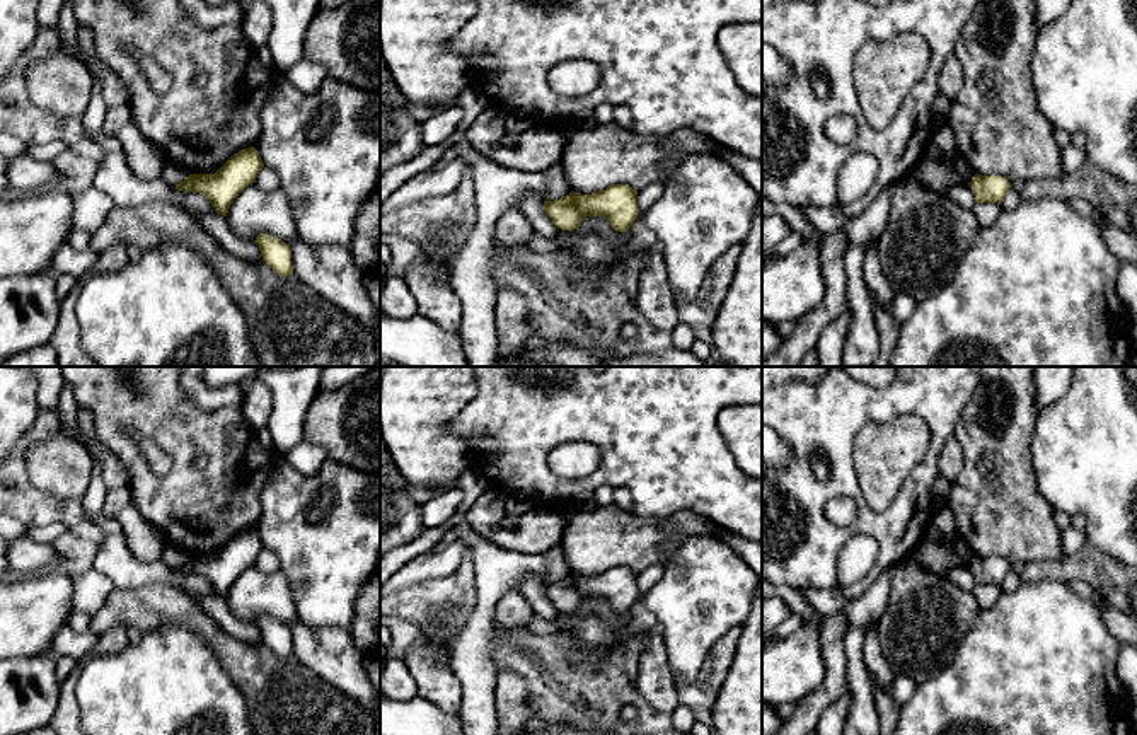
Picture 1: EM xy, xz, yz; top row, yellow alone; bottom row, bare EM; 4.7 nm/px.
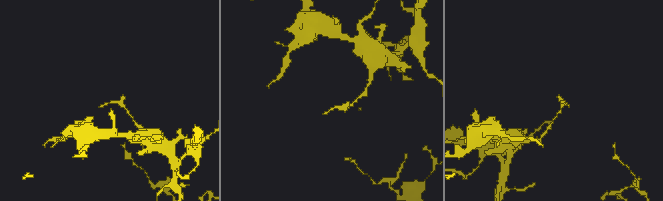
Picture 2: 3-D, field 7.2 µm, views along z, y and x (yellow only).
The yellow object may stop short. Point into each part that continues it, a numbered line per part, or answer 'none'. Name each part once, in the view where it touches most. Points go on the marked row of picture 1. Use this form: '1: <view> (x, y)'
none

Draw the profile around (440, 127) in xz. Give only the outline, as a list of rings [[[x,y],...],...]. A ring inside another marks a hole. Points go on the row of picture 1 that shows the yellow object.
[[[452,104],[442,113],[426,119],[423,123],[424,145],[442,145],[448,136],[452,136],[457,131],[462,118],[464,107],[460,104]]]

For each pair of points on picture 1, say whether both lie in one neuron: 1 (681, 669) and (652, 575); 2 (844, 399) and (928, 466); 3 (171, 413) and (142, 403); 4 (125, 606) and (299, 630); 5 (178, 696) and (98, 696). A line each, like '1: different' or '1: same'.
1: different
2: same
3: same
4: different
5: same

